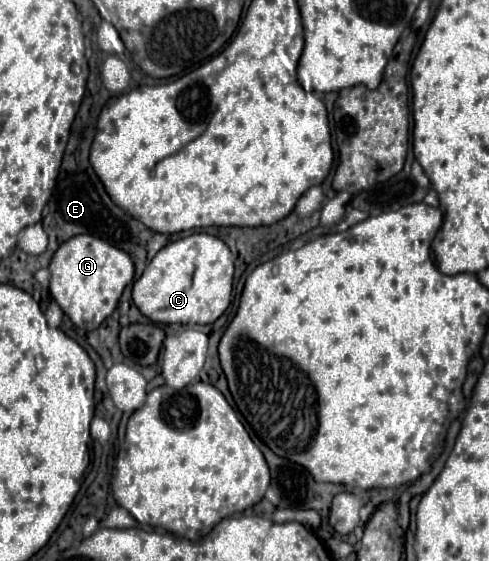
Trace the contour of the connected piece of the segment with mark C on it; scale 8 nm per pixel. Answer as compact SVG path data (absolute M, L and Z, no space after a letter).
M195 233L165 245L133 283L133 303L153 323L199 323L217 321L231 303L235 259L229 247L215 235Z

